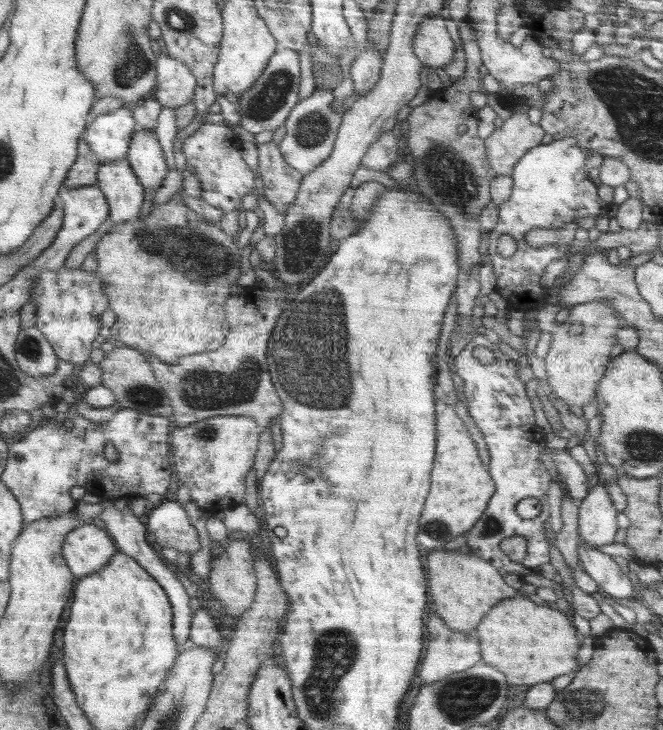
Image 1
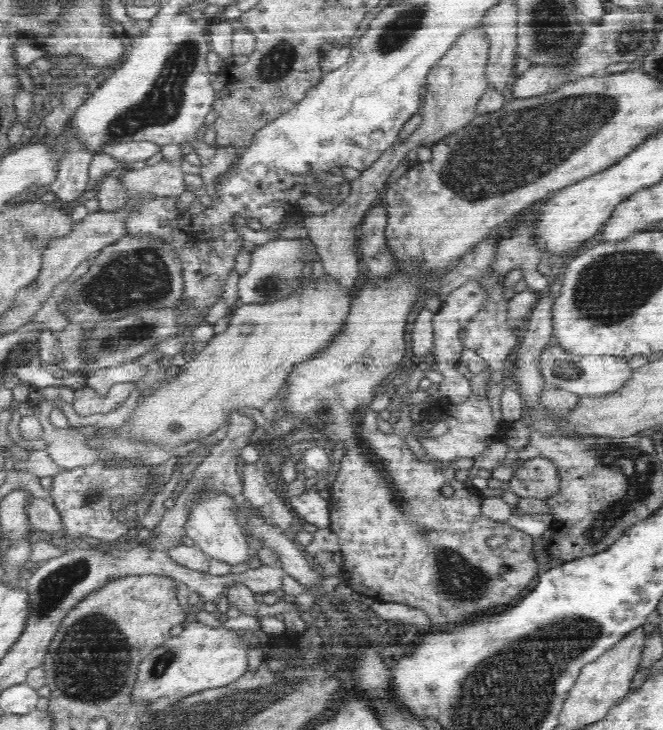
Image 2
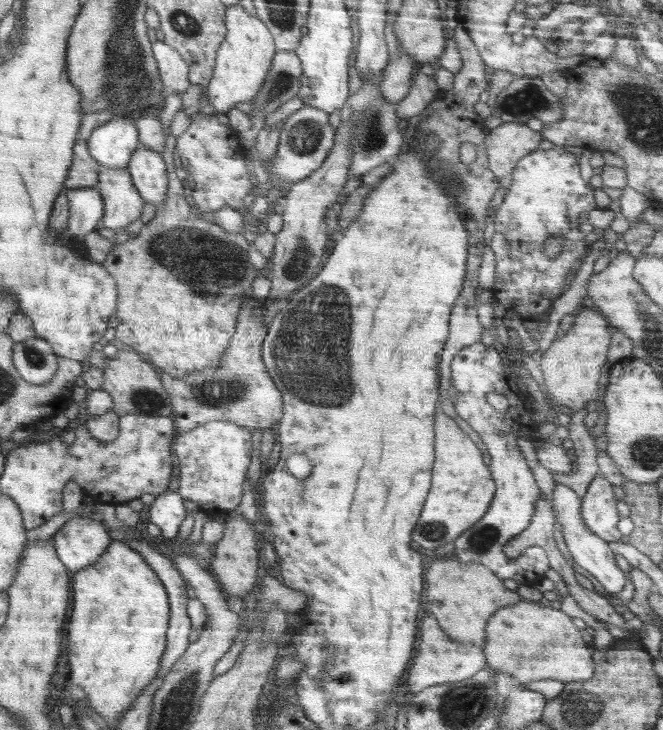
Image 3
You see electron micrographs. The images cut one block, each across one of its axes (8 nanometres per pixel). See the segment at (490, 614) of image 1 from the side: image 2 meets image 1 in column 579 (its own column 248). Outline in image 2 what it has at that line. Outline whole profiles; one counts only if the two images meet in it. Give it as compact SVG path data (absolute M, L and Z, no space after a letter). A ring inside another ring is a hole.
M197 620L186 625L178 636L168 638L157 646L138 668L136 700L138 704L160 698L175 702L207 689L218 689L244 677L248 670L246 652L250 642L234 630L224 626L212 628Z

